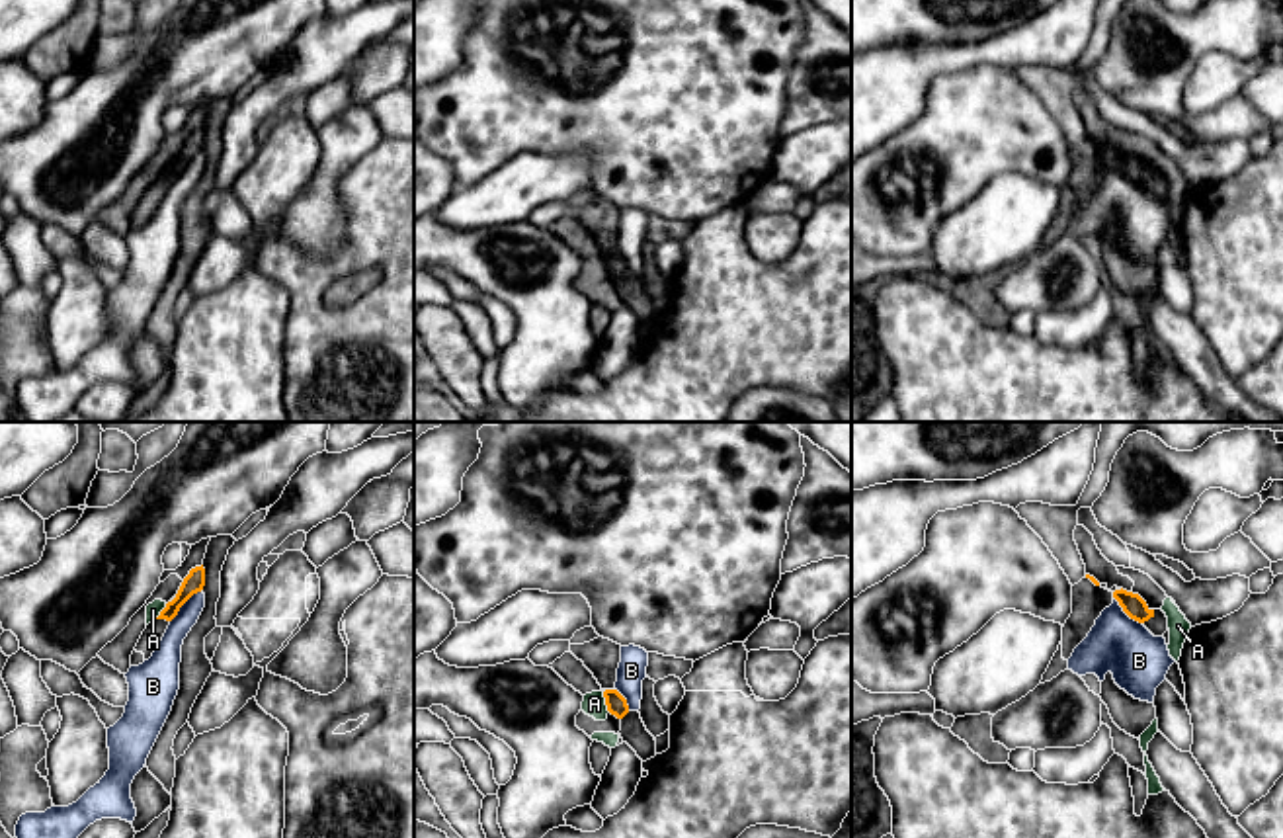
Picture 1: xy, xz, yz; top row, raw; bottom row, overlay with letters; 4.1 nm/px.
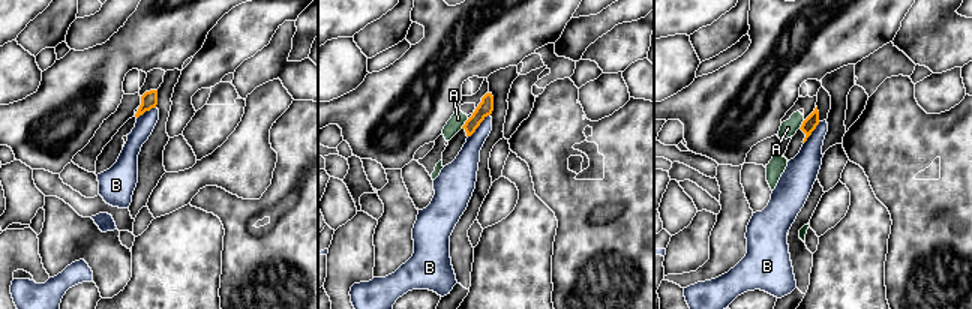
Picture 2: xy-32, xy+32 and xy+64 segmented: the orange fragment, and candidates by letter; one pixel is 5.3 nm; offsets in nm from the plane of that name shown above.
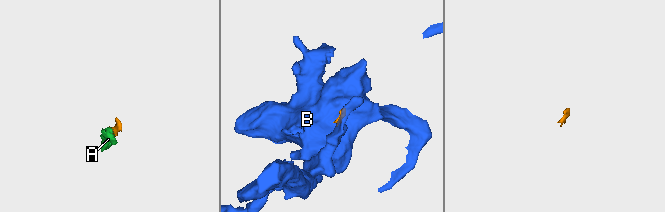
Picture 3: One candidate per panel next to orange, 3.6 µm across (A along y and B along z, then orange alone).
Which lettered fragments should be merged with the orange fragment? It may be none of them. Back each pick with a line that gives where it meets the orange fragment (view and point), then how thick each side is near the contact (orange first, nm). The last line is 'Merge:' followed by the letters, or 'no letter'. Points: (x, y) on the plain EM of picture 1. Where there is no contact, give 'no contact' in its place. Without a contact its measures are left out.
Merge: no letter

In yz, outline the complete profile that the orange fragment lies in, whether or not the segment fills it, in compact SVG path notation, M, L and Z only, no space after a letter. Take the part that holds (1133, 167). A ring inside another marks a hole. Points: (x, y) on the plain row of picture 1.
M1086 137L1072 148L1072 176L1062 188L1062 203L1043 236L1041 246L1051 244L1060 234L1068 232L1068 221L1074 211L1088 199L1101 174L1115 162L1131 182L1142 186L1154 199L1164 199L1168 193L1168 180L1162 172L1150 172L1138 156L1123 150L1109 154L1101 150L1094 139Z

